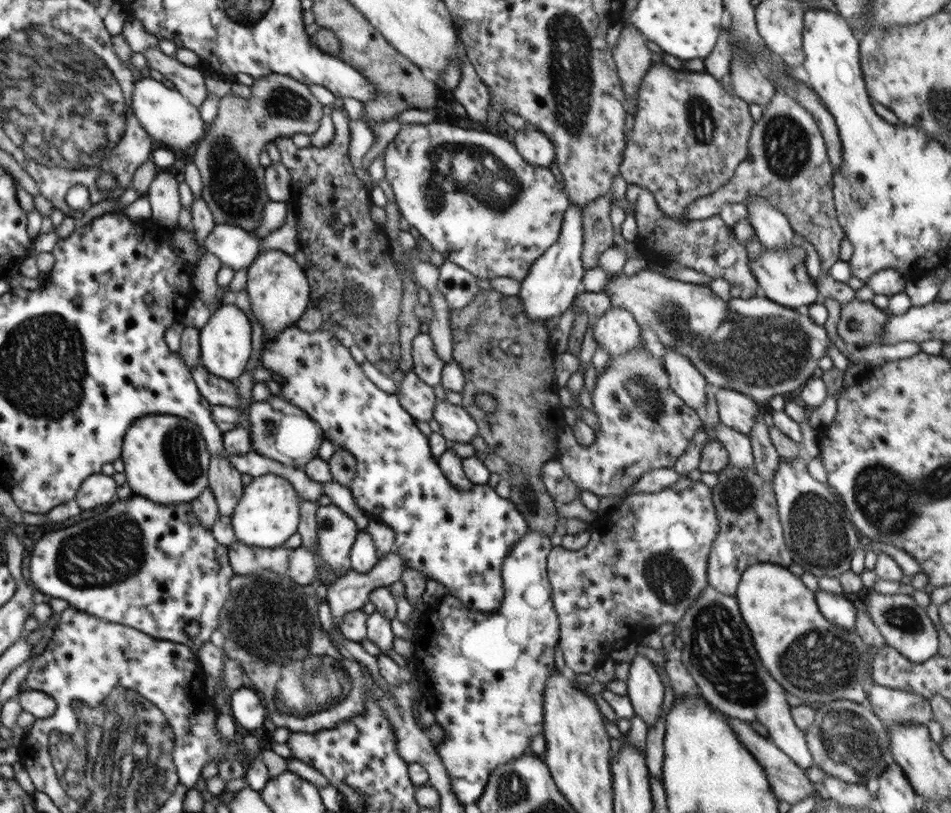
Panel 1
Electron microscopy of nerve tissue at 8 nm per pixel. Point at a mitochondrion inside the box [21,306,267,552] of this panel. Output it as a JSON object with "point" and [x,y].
{"point":[179,447]}

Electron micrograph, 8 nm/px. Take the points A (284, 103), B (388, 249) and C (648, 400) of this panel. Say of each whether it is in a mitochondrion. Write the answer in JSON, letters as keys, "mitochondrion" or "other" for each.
{"A":"mitochondrion","B":"other","C":"mitochondrion"}

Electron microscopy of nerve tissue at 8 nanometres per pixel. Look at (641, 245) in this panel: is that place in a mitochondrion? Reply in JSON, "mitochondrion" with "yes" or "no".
{"mitochondrion":"no"}

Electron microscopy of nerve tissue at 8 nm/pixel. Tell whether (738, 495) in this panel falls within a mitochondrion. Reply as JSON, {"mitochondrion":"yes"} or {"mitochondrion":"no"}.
{"mitochondrion":"yes"}

